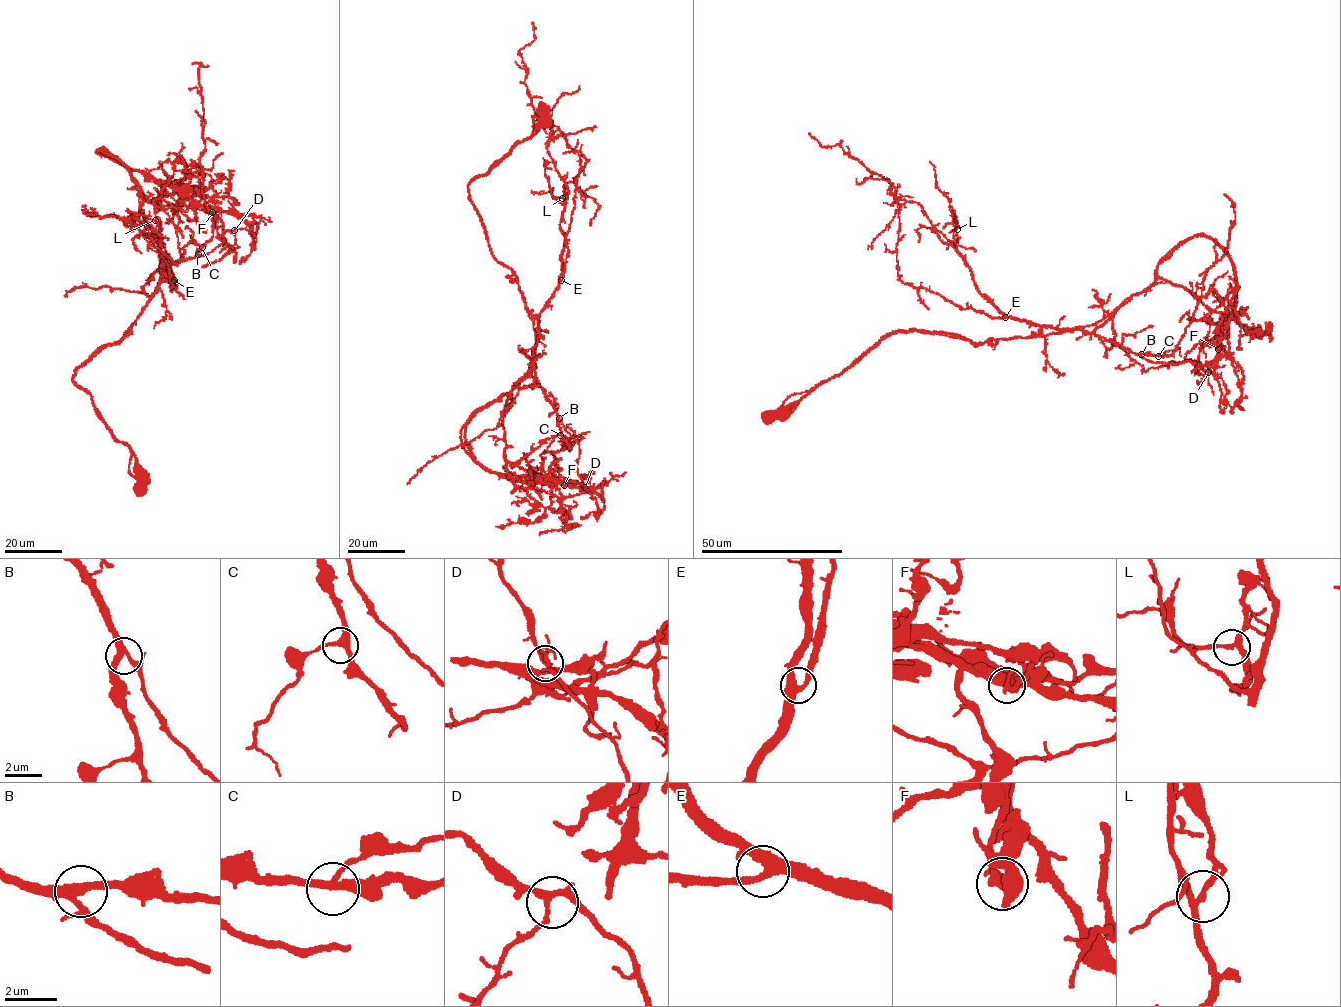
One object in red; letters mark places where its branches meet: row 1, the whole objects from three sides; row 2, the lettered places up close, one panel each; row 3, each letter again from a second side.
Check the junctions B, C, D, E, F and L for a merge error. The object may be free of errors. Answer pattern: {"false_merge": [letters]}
{"false_merge": ["F"]}

